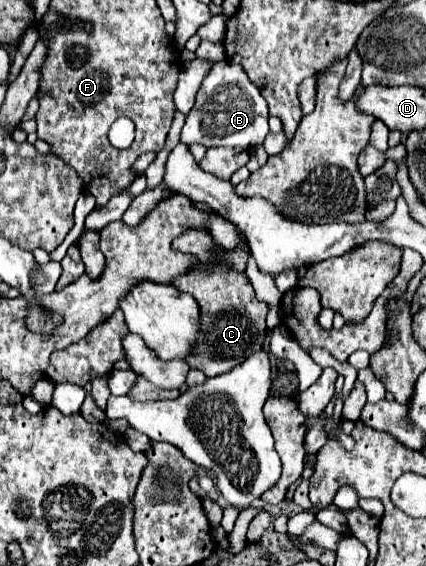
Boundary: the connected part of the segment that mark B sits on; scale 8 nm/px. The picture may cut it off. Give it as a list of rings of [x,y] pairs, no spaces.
[[[219,61],[213,63],[197,91],[197,101],[181,131],[181,141],[187,145],[201,143],[205,147],[257,147],[269,133],[267,115],[267,101],[257,85],[251,83],[245,69],[229,61]]]

